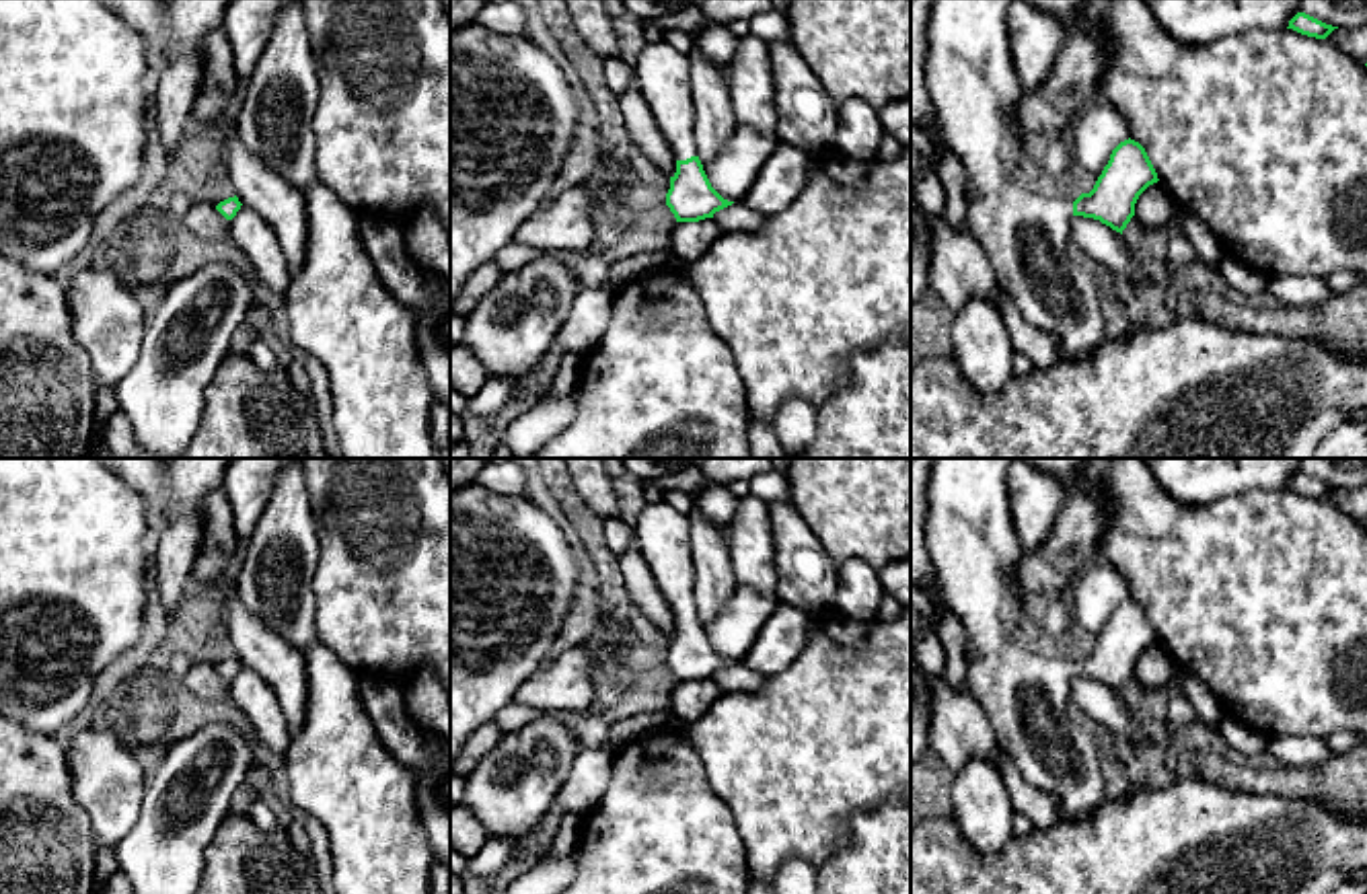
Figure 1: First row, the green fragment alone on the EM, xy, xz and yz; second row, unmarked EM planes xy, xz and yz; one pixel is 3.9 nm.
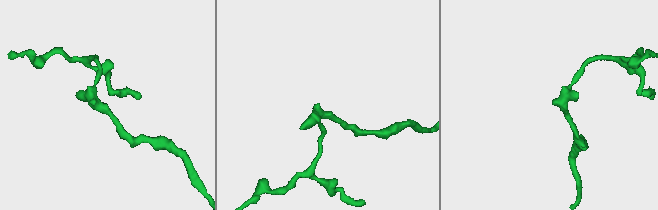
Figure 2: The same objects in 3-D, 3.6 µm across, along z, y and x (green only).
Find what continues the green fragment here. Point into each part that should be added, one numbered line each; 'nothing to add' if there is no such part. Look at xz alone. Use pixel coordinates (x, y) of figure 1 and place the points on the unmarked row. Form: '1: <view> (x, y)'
1: xz (660, 533)

